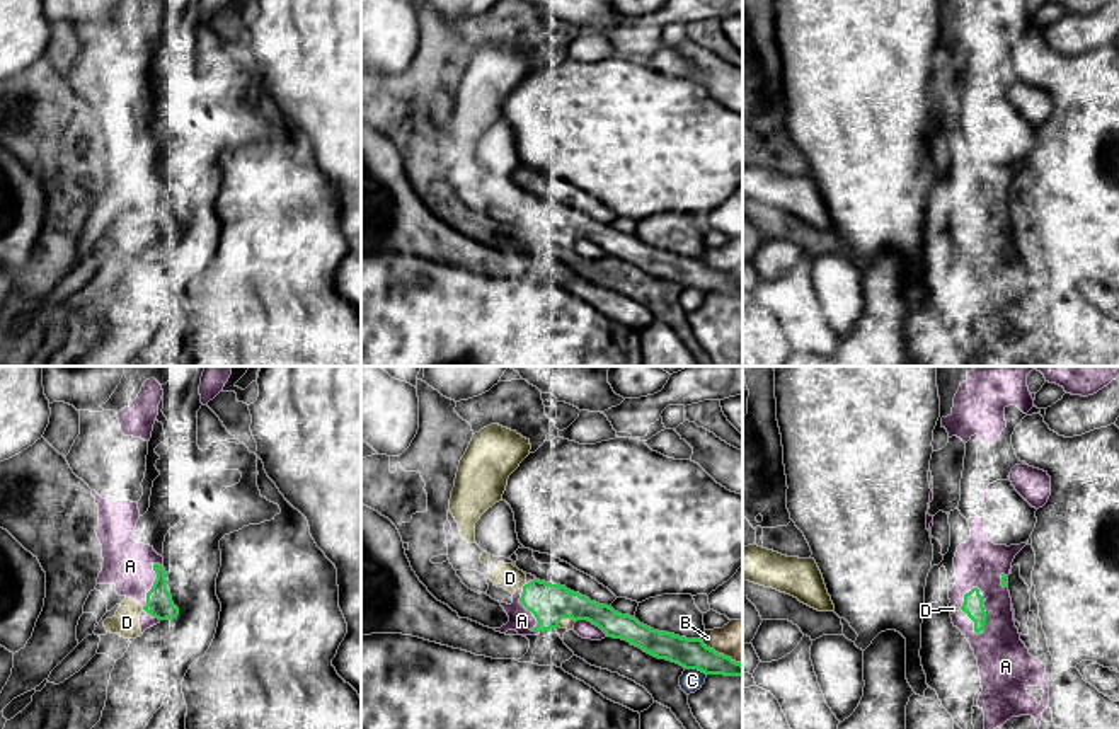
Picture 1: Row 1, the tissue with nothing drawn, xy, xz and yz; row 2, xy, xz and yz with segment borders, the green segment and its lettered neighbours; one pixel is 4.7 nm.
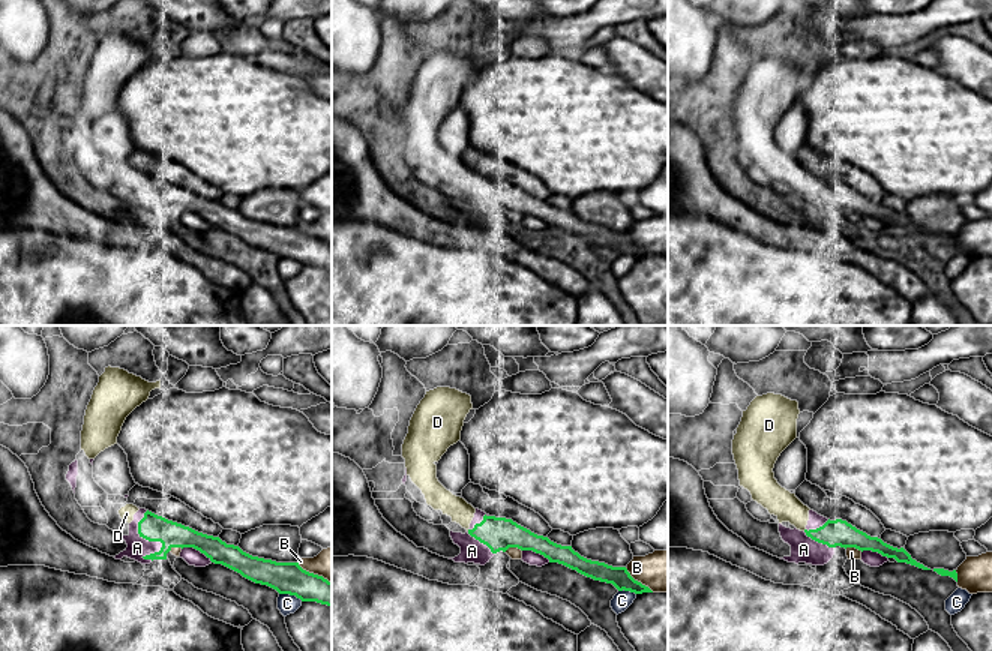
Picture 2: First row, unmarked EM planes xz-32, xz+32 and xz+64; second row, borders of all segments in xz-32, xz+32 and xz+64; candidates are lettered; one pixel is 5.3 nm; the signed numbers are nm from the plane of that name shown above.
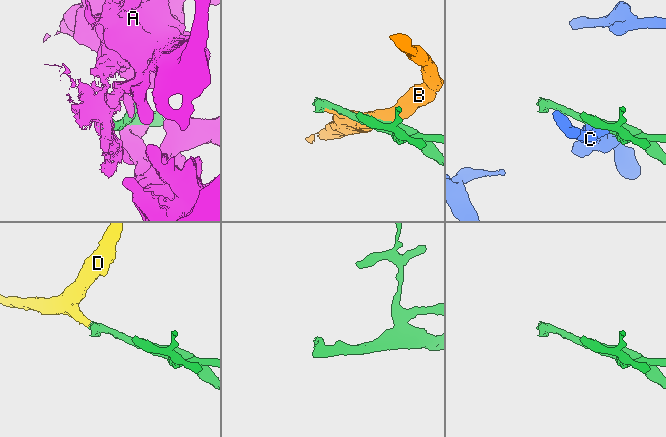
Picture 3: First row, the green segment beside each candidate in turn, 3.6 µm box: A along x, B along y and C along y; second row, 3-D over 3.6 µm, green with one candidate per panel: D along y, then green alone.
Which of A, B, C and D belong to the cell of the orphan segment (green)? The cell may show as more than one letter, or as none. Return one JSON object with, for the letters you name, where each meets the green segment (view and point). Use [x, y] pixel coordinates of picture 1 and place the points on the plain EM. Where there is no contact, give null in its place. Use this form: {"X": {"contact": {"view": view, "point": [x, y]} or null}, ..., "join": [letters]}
{"D": {"contact": null}, "join": ["D"]}

